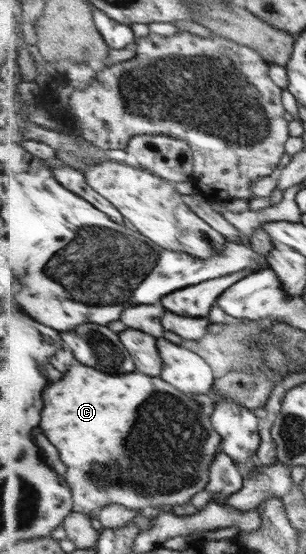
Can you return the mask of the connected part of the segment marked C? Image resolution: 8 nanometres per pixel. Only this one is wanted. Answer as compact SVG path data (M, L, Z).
M83 363L75 364L69 366L59 382L45 388L43 400L45 408L41 412L41 428L59 448L59 457L67 466L65 478L72 488L75 512L89 514L111 504L147 511L154 506L187 504L195 494L206 490L212 463L217 453L223 450L223 438L212 426L211 415L203 412L197 400L179 392L165 379L151 378L141 372L111 376Z

